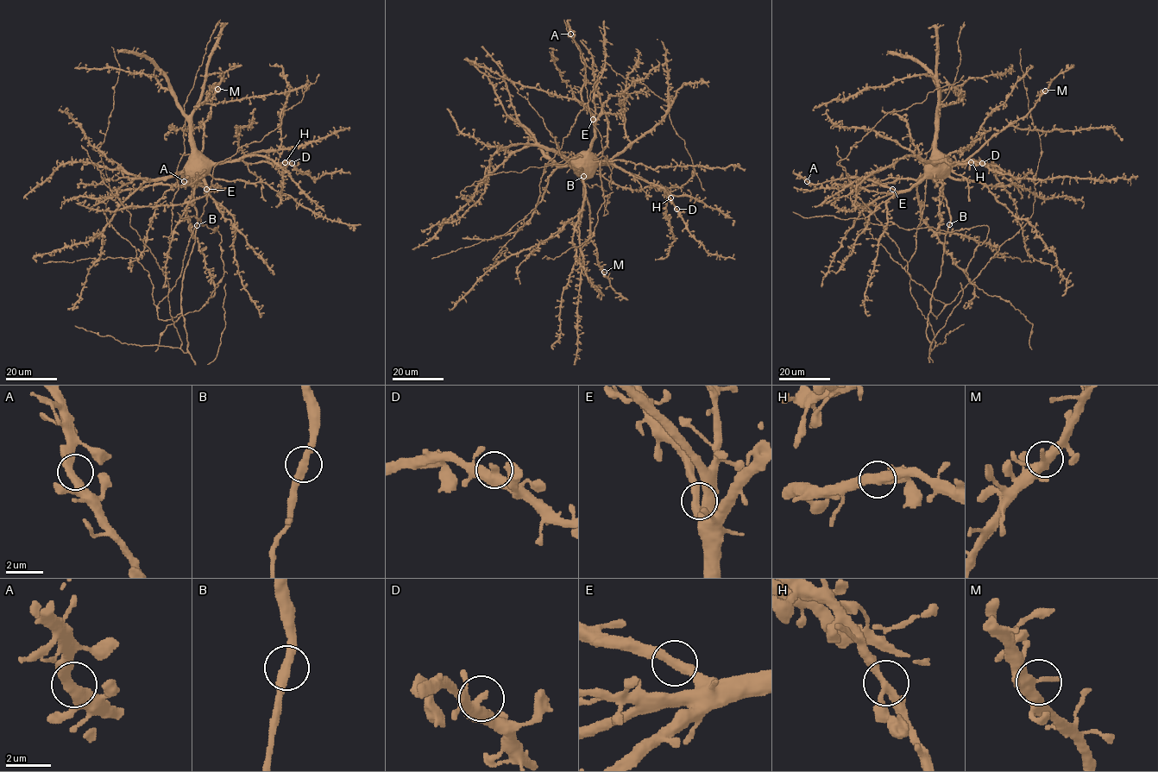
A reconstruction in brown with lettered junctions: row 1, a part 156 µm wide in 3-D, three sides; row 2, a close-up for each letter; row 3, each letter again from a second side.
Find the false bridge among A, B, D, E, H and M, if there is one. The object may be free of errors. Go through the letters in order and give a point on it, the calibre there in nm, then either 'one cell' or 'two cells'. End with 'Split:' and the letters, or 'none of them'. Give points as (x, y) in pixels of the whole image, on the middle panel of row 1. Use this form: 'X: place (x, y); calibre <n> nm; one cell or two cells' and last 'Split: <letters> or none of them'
A: place (570, 34); calibre 440 nm; one cell
B: place (583, 176); calibre 400 nm; one cell
D: place (676, 209); calibre 440 nm; one cell
E: place (593, 119); calibre 400 nm; one cell
H: place (670, 197); calibre 420 nm; one cell
M: place (604, 272); calibre 480 nm; one cell
Split: none of them

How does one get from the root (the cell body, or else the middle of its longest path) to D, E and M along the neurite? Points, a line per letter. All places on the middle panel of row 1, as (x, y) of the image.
D: (579, 158), (587, 158), (594, 165), (615, 164), (635, 177), (660, 185), (676, 209)
E: (579, 158), (588, 148), (594, 136), (593, 119)
M: (579, 158), (577, 173), (588, 206), (590, 238), (595, 247), (598, 265), (604, 272)

